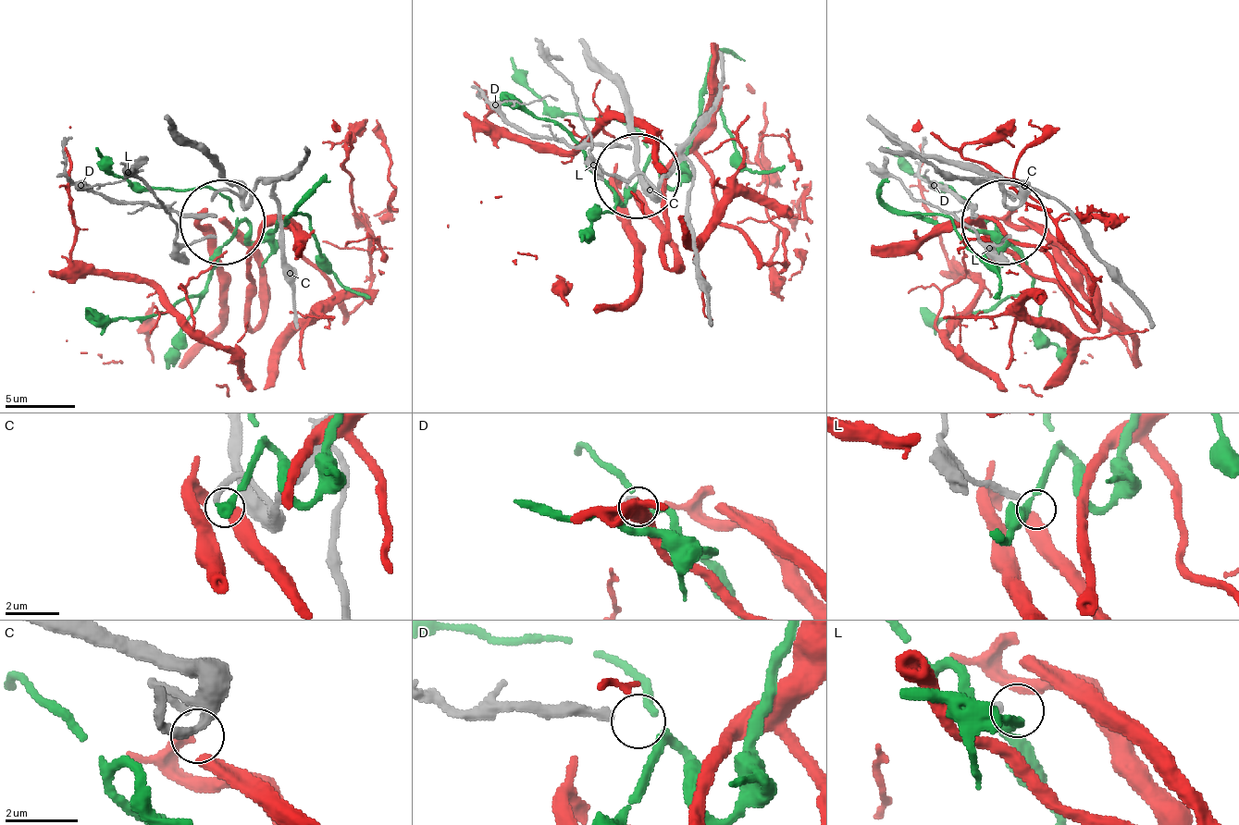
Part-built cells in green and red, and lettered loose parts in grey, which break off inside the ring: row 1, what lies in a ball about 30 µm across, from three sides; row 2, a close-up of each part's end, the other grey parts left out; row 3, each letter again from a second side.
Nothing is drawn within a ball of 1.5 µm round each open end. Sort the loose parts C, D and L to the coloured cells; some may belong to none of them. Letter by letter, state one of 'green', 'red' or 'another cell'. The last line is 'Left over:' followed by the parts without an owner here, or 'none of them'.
C: another cell
D: another cell
L: another cell
Left over: C, D, L

